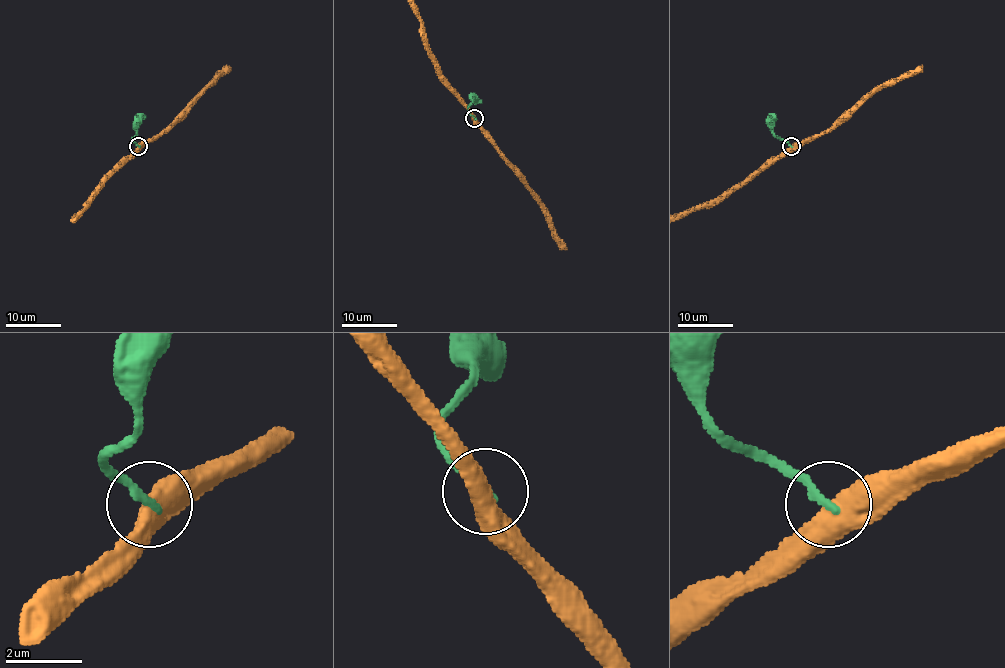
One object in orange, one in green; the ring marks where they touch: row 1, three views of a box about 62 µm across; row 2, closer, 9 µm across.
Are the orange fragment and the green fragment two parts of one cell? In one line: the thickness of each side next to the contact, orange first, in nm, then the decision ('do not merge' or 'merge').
550 nm thick on the orange side, 200 nm on the other; do not merge

